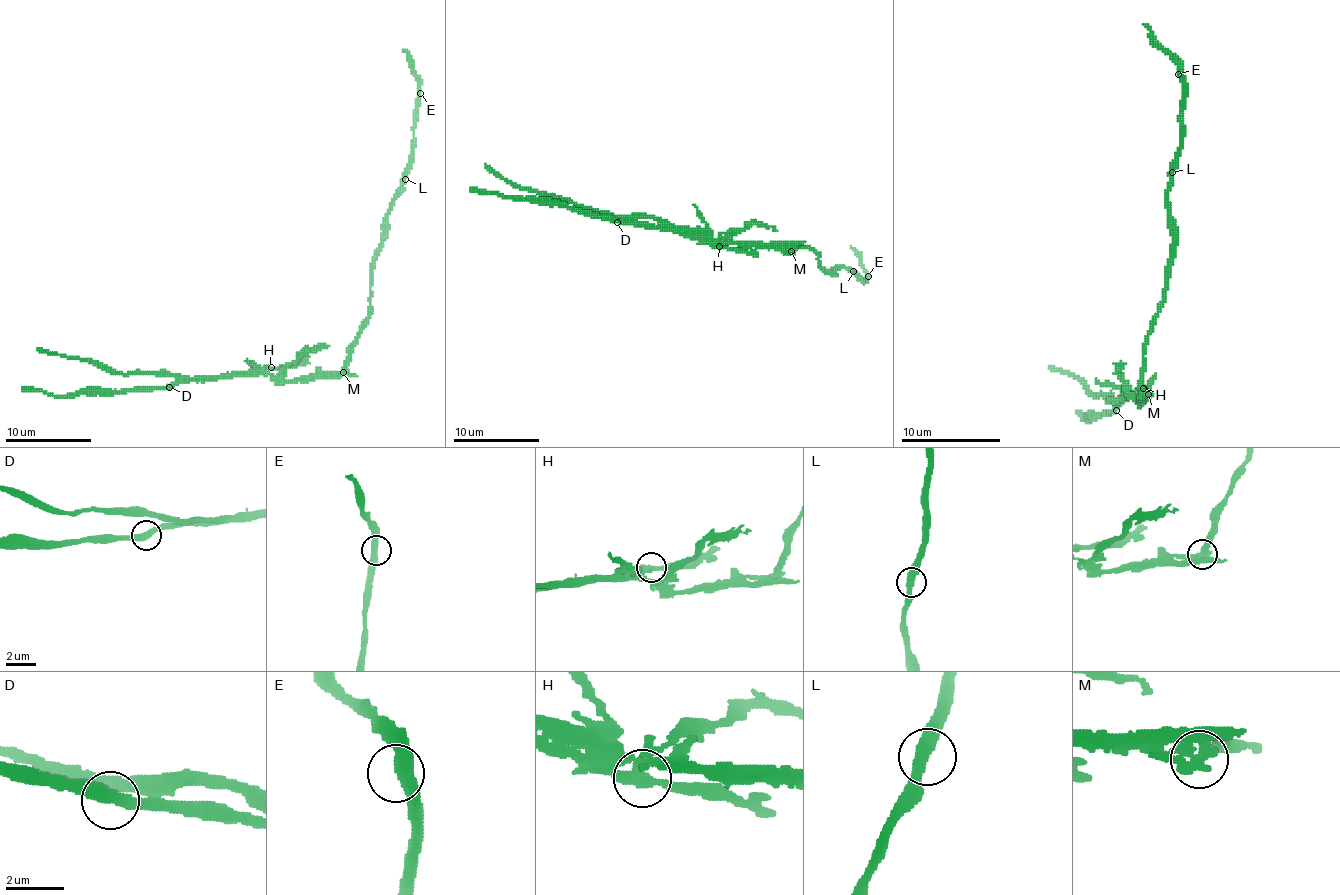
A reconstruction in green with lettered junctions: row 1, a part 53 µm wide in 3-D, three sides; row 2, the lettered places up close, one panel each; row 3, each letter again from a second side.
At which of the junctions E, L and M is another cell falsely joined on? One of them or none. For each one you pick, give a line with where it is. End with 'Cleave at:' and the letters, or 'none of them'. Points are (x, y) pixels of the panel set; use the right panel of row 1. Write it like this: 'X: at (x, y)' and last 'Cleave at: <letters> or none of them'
M: at (1148, 394)
Cleave at: M

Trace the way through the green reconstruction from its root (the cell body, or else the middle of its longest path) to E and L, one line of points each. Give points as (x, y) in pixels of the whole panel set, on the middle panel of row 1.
E: (799, 246), (810, 248), (818, 256), (818, 263), (829, 272), (835, 267), (846, 267), (861, 280), (868, 276)
L: (799, 246), (810, 248), (818, 256), (818, 263), (829, 272), (835, 267), (846, 267), (853, 272)

